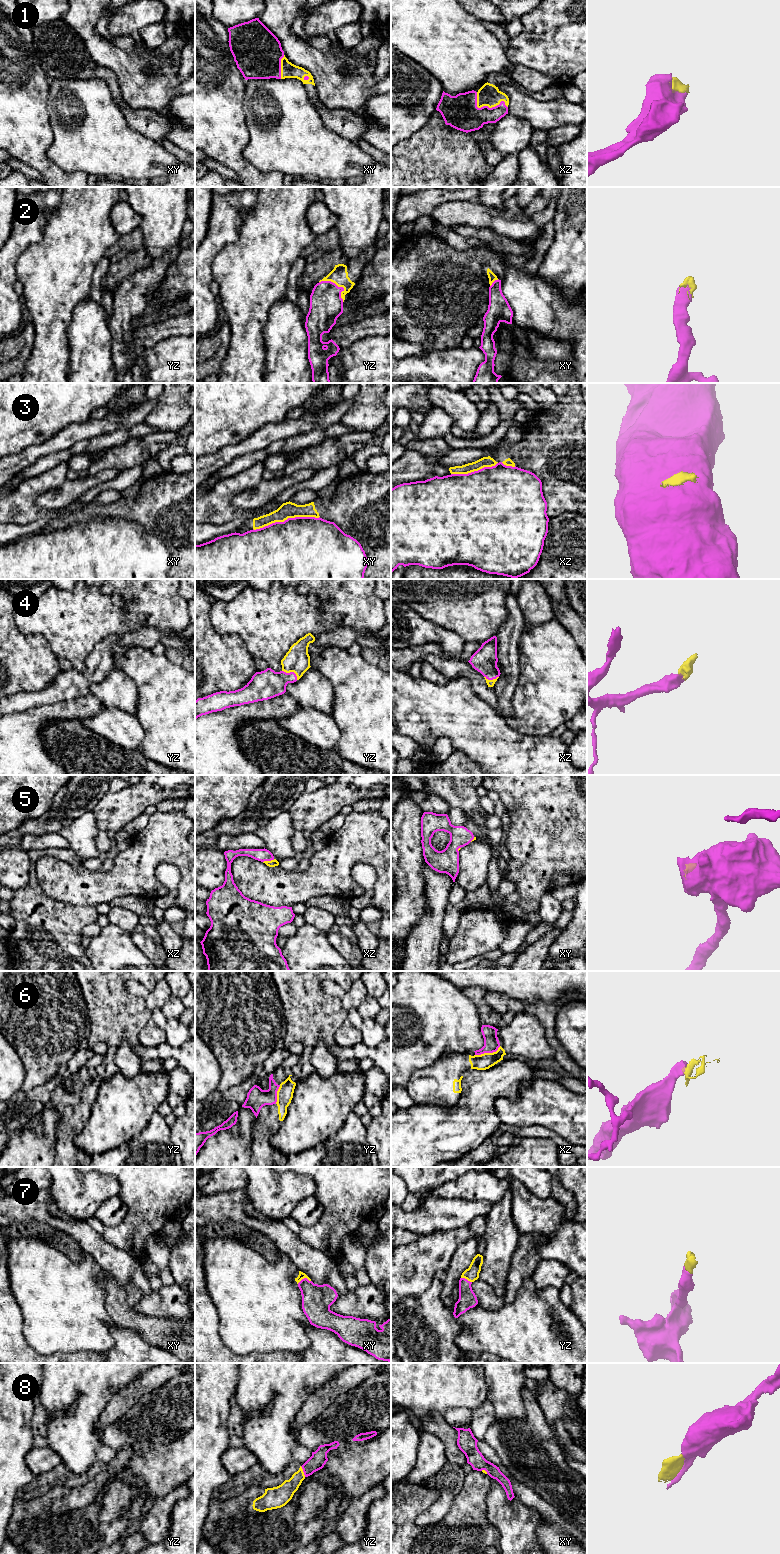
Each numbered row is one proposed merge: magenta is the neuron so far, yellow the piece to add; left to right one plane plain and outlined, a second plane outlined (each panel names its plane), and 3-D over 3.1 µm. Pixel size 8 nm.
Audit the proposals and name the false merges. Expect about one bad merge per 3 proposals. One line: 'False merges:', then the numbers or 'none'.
False merges: 3, 6

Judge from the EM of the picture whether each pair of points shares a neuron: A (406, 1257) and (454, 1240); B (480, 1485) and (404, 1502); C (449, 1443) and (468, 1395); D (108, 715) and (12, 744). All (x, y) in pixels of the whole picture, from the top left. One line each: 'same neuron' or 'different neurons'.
A: same neuron
B: same neuron
C: different neurons
D: different neurons

